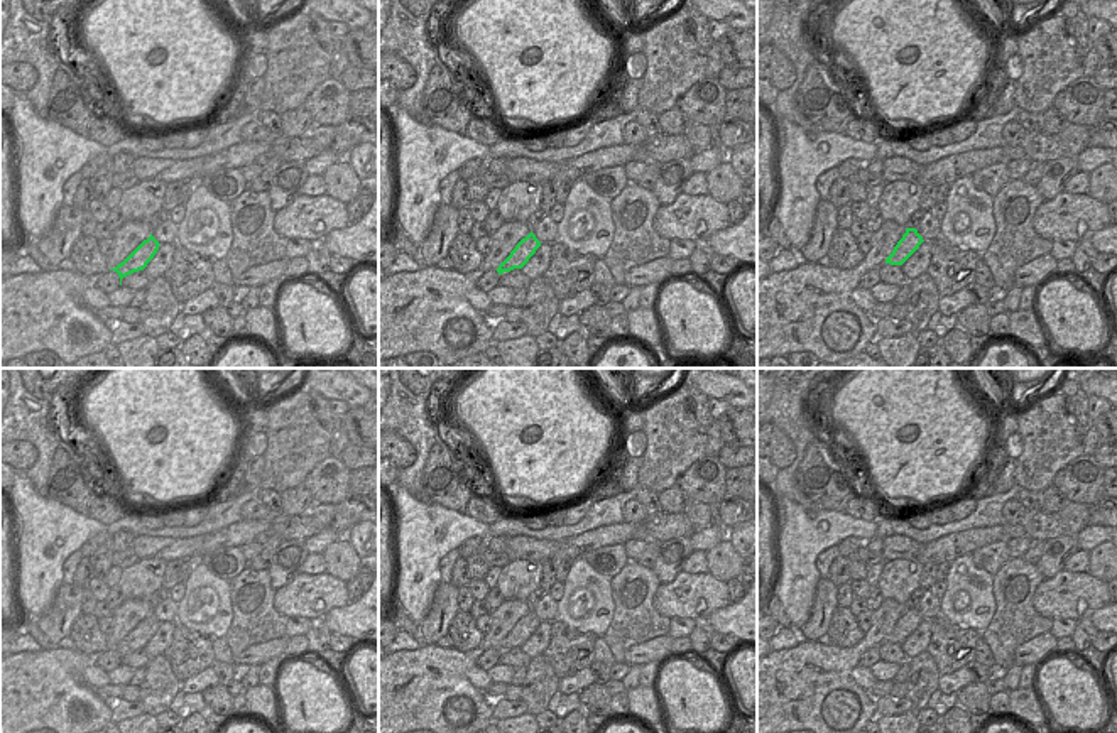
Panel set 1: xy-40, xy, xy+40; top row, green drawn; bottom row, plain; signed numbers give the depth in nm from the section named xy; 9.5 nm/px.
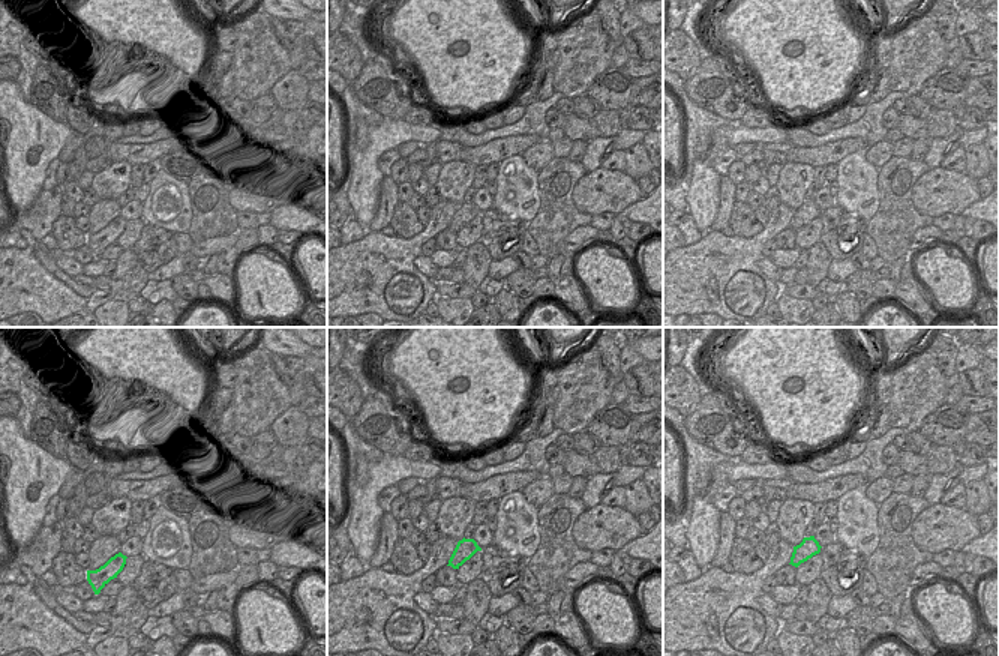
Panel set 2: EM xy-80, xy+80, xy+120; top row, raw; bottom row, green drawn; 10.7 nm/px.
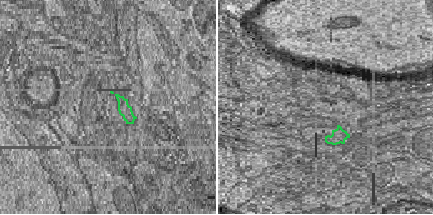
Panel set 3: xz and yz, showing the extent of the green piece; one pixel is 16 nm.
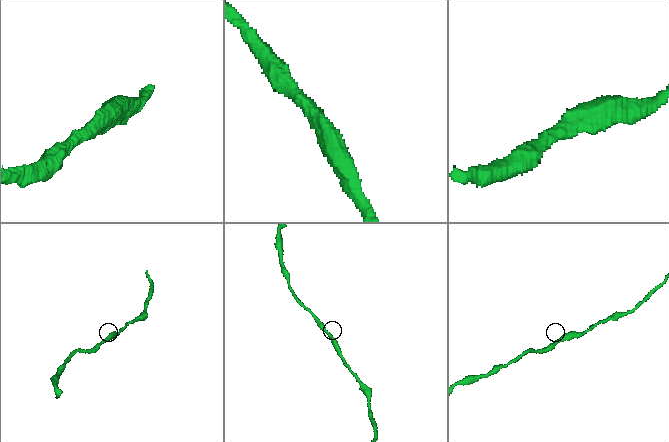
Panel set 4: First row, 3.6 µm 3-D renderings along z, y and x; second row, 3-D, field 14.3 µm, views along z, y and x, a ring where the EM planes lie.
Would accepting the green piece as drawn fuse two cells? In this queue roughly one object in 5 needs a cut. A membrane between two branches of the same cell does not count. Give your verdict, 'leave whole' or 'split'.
leave whole

